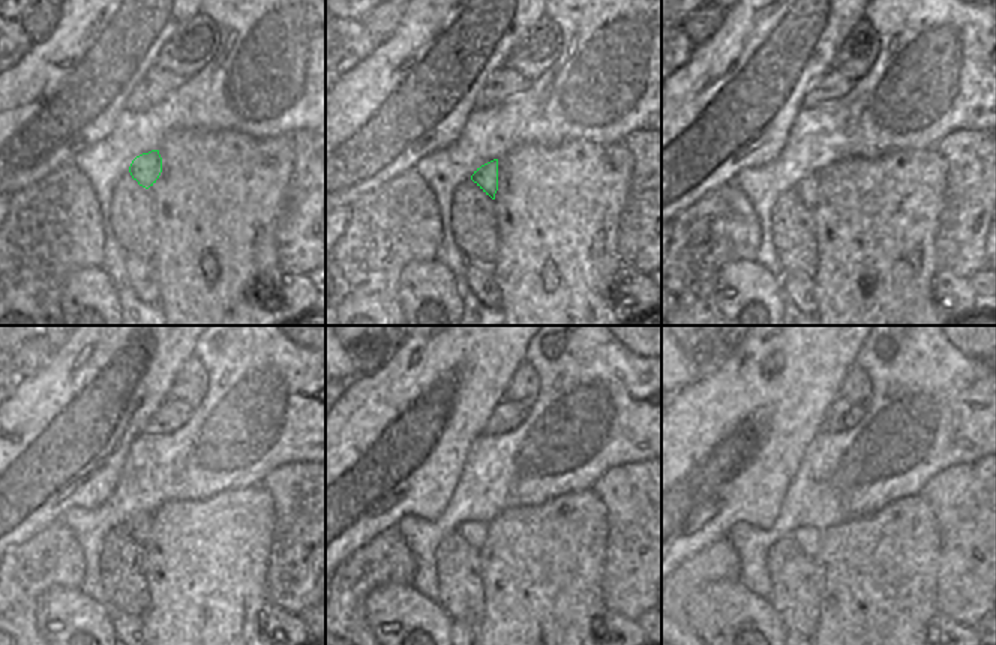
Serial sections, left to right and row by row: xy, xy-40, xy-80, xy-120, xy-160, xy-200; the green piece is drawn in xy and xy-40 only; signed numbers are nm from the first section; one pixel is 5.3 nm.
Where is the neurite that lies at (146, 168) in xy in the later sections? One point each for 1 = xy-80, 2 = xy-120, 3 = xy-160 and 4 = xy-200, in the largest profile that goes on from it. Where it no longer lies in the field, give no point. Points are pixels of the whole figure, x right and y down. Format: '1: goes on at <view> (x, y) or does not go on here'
1: goes on at xy-80 (807, 189)
2: goes on at xy-120 (138, 527)
3: goes on at xy-160 (474, 533)
4: goes on at xy-200 (809, 537)

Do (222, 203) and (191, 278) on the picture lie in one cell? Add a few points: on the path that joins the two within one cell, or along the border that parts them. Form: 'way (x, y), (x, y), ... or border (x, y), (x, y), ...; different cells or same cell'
way (216, 221), (216, 234), (200, 251), (197, 260); same cell

